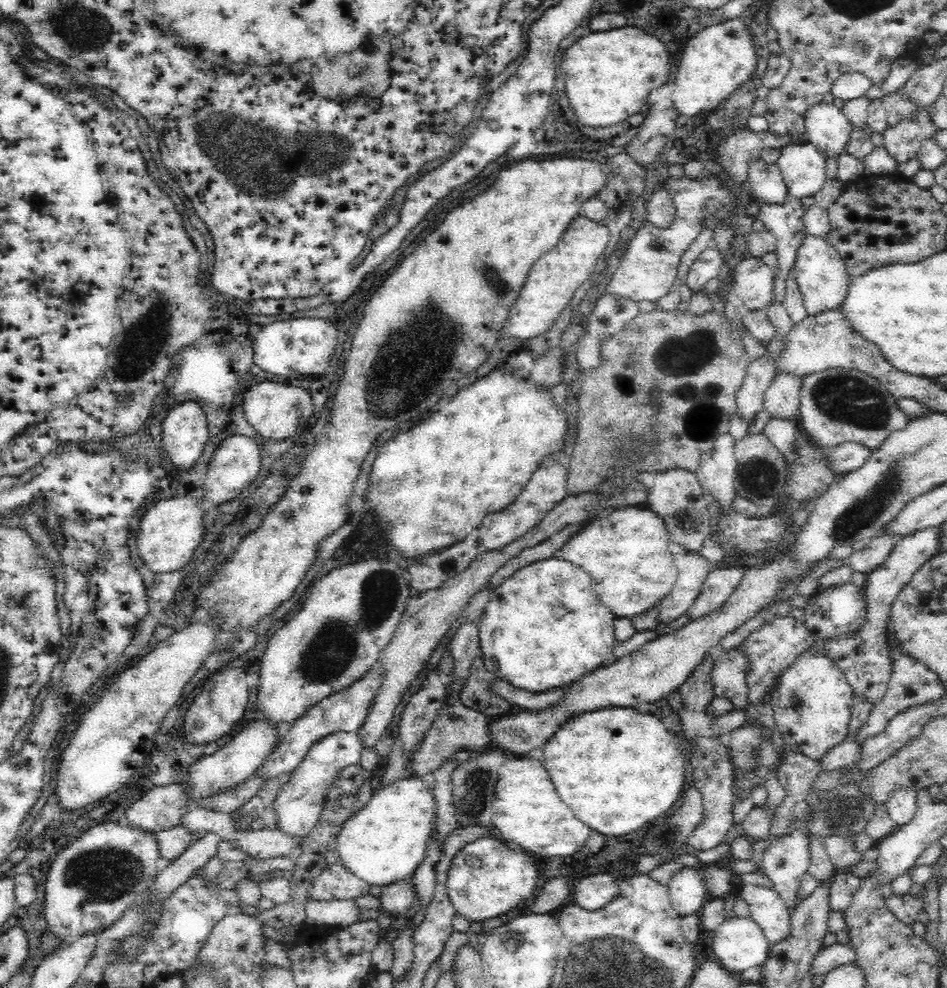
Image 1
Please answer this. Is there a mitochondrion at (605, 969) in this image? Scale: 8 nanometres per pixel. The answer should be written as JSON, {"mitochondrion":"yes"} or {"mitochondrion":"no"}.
{"mitochondrion":"yes"}

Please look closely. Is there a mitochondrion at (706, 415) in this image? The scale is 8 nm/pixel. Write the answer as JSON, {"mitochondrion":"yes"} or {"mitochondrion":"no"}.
{"mitochondrion":"yes"}

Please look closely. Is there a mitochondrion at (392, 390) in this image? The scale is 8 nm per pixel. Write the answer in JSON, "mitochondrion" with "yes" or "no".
{"mitochondrion":"yes"}

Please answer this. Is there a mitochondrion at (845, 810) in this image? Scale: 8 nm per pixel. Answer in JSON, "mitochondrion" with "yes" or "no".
{"mitochondrion":"yes"}

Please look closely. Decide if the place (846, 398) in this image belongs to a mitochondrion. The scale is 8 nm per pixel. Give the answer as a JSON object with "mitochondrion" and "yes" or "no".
{"mitochondrion":"yes"}

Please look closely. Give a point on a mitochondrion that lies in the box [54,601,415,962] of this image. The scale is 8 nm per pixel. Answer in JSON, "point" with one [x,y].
{"point":[103,874]}

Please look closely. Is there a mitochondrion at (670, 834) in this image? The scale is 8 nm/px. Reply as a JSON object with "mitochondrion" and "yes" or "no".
{"mitochondrion":"yes"}

